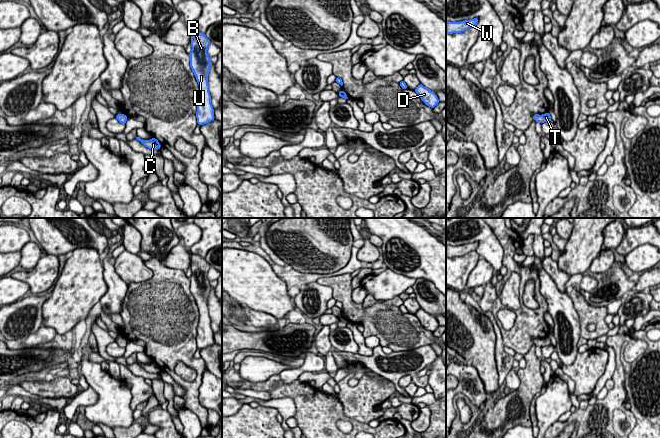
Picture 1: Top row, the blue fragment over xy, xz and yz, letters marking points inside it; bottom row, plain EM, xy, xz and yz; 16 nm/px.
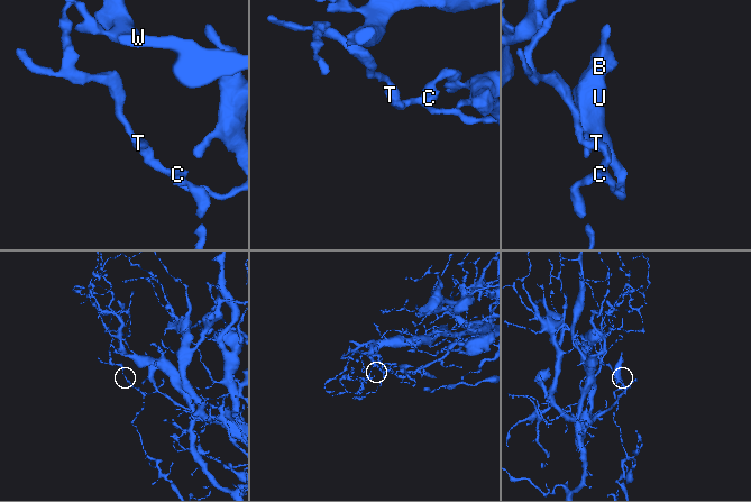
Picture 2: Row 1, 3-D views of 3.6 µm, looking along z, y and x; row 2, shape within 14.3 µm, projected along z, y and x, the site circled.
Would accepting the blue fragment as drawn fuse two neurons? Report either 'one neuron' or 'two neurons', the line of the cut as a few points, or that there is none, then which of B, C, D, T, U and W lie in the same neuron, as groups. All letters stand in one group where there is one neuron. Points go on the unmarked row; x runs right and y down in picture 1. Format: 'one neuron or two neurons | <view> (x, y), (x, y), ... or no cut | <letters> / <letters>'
one neuron | no cut | B C D T U W

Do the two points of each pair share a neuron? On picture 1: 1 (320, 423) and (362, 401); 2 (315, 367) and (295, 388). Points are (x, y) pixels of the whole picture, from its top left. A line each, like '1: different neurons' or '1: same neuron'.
1: different neurons
2: different neurons

